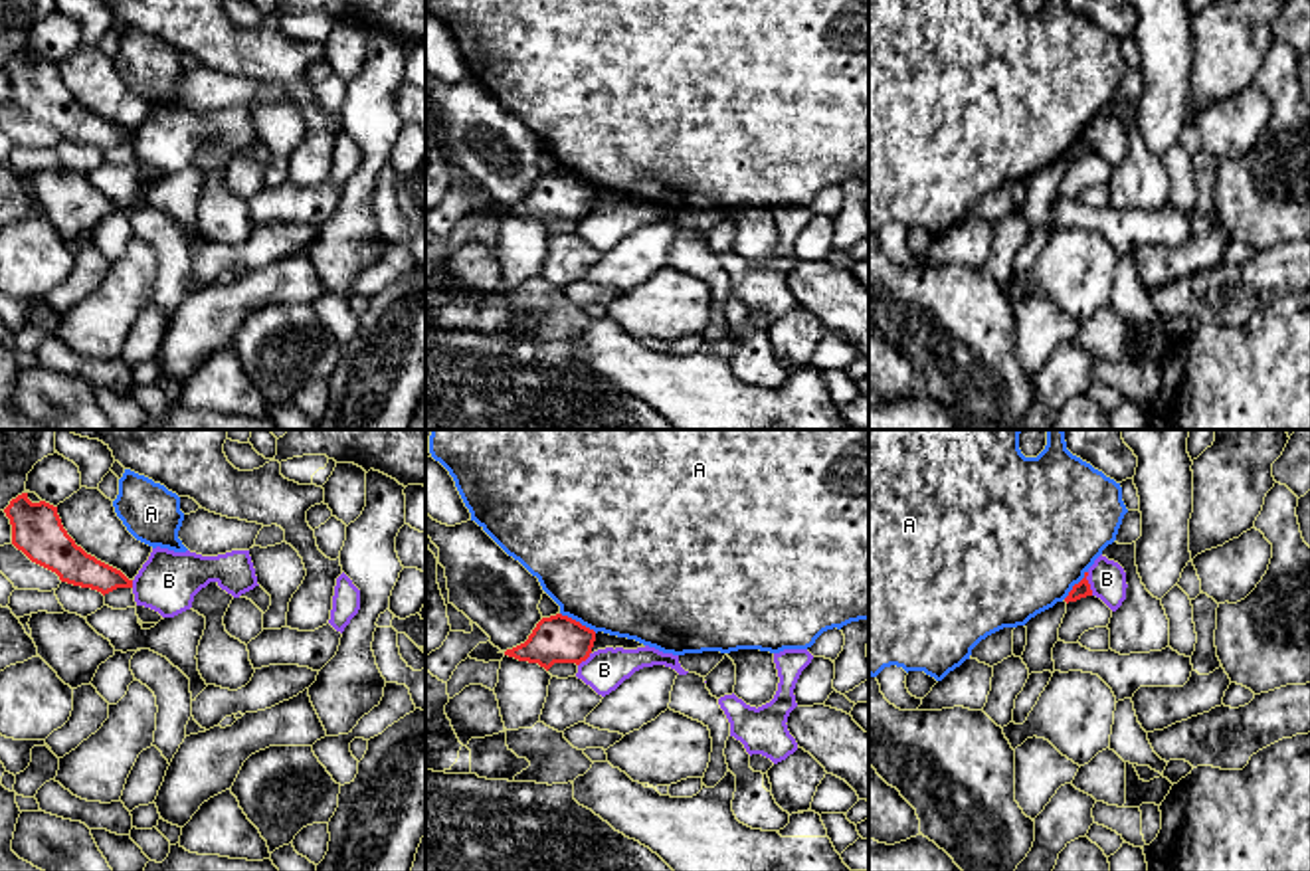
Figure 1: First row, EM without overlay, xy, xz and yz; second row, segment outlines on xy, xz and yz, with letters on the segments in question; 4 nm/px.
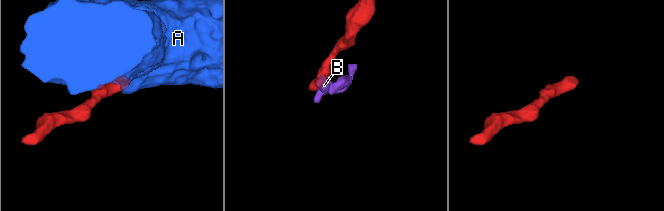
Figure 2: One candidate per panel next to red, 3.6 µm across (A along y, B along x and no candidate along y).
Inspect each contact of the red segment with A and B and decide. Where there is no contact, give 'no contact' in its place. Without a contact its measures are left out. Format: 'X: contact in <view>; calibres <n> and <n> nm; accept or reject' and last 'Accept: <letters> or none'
A: contact in xz; calibres 190 and 500 nm; reject
B: contact in yz; calibres 70 and 150 nm; reject
Accept: none

